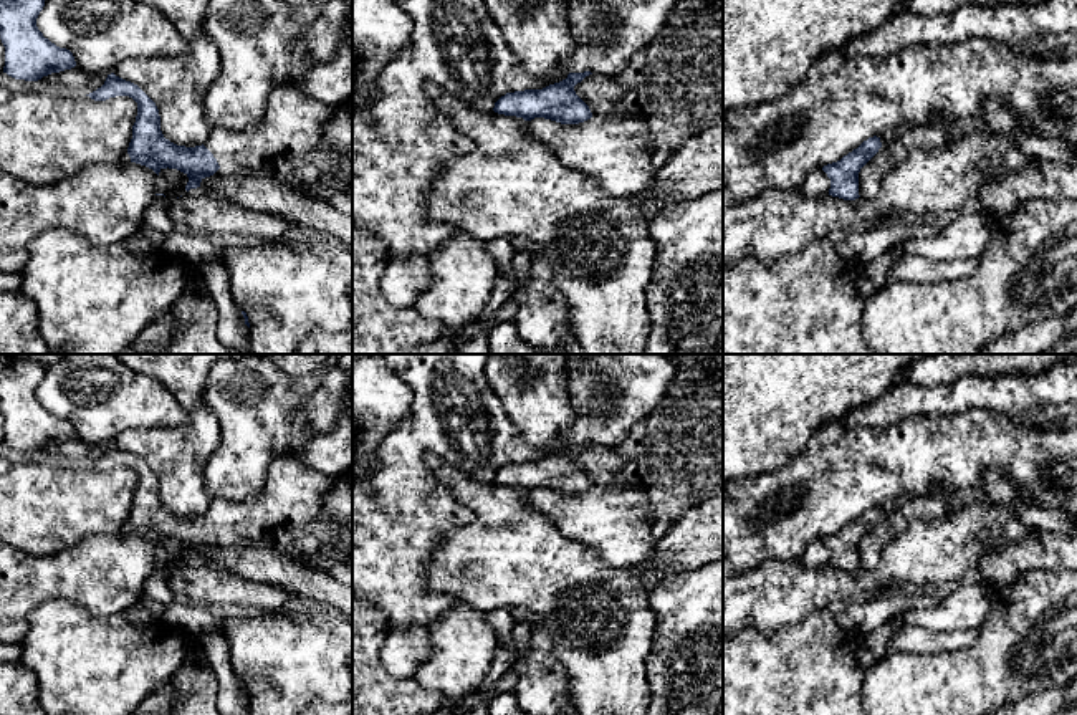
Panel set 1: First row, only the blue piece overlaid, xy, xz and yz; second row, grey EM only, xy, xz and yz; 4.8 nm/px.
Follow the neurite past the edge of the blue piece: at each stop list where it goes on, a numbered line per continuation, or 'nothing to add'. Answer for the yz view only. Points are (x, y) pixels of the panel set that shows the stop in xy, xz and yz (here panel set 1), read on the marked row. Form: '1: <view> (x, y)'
nothing to add

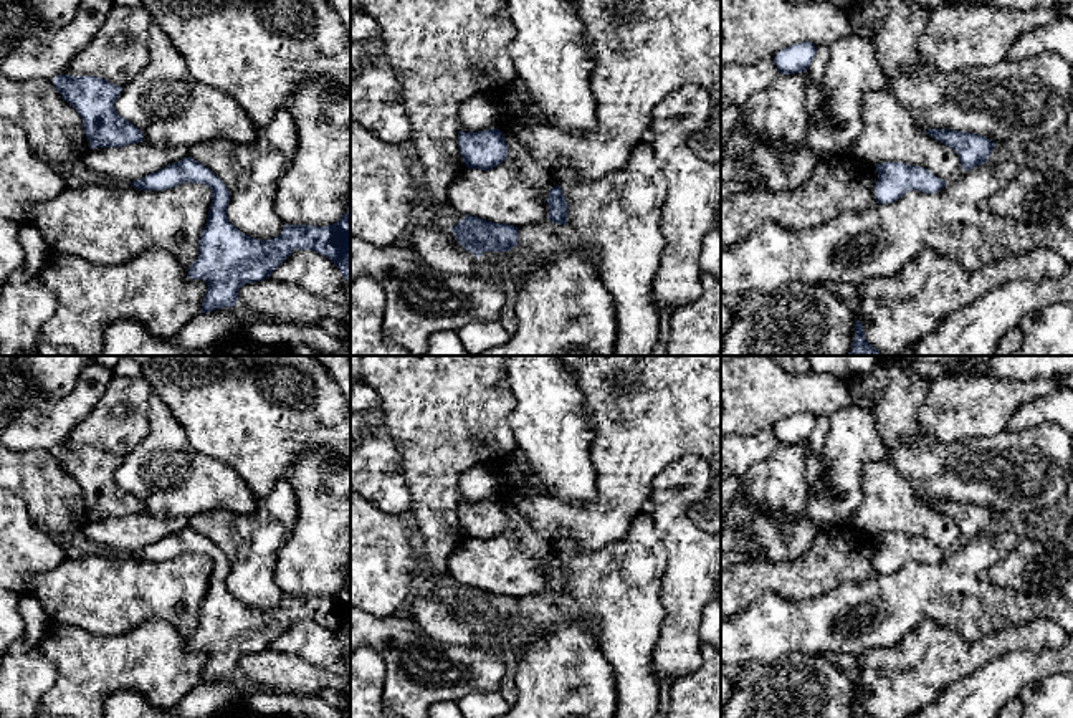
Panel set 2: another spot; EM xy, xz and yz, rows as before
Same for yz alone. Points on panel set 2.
nothing to add

